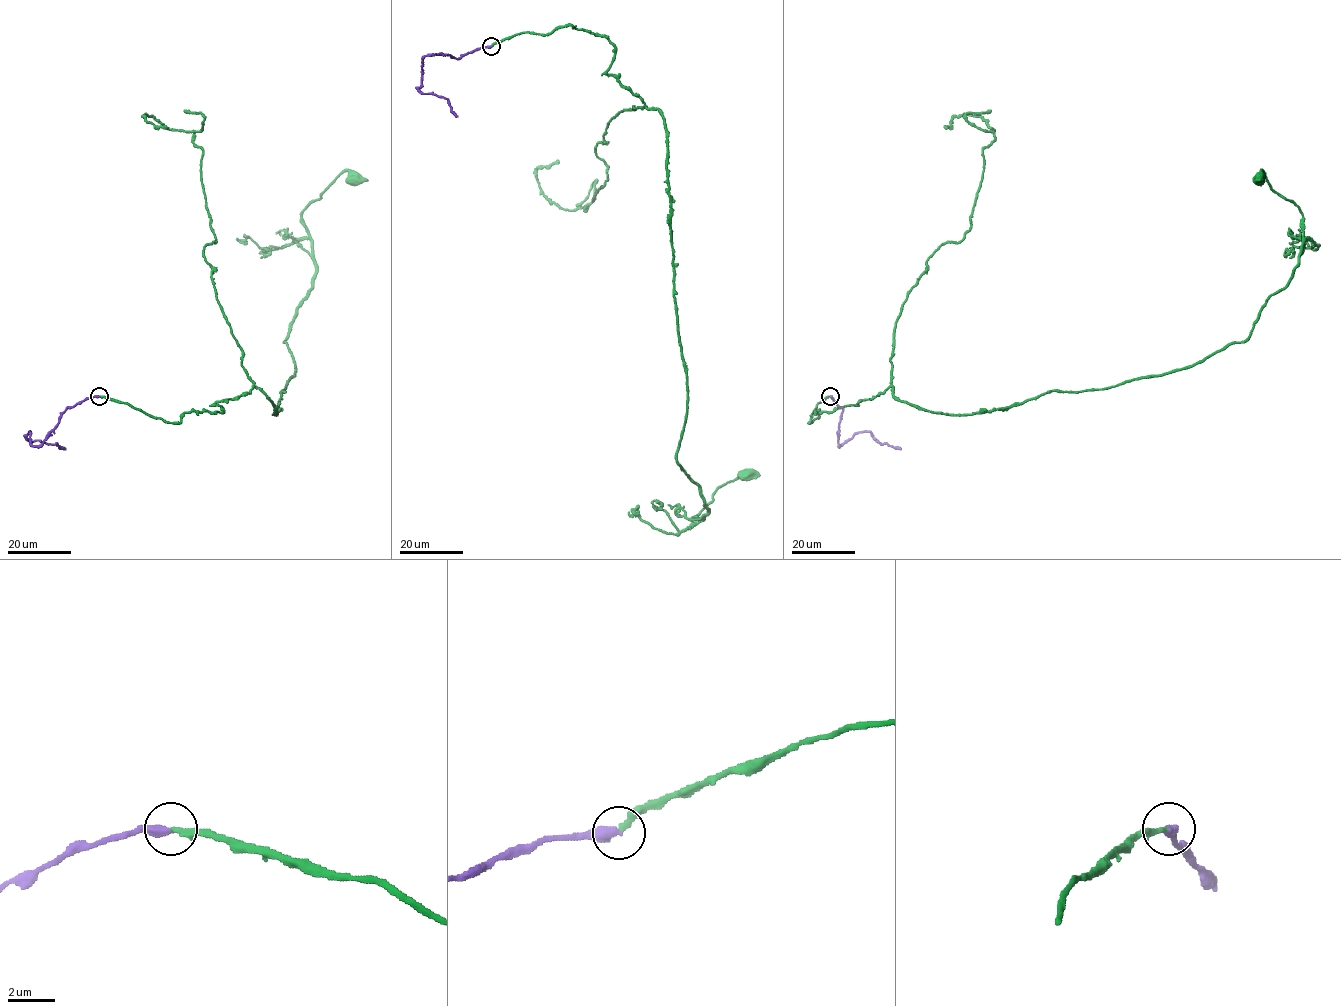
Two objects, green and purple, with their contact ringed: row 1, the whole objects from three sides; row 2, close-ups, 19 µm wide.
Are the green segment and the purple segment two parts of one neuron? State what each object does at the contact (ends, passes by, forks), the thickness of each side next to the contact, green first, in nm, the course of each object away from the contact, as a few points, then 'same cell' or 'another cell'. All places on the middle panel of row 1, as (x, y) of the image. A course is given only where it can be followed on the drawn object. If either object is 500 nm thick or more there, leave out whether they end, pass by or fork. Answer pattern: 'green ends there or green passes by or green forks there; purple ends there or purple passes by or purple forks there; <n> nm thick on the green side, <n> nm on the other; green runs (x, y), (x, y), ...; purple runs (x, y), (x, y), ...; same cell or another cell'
green ends there; purple ends there; 240 nm thick on the green side, 440 nm on the other; green runs (491, 46), (604, 35), (607, 73), (663, 117), (694, 519), (747, 474); purple runs (491, 46), (478, 48), (459, 58), (432, 54), (422, 59), (421, 86), (418, 89), (445, 98), (457, 117); another cell

